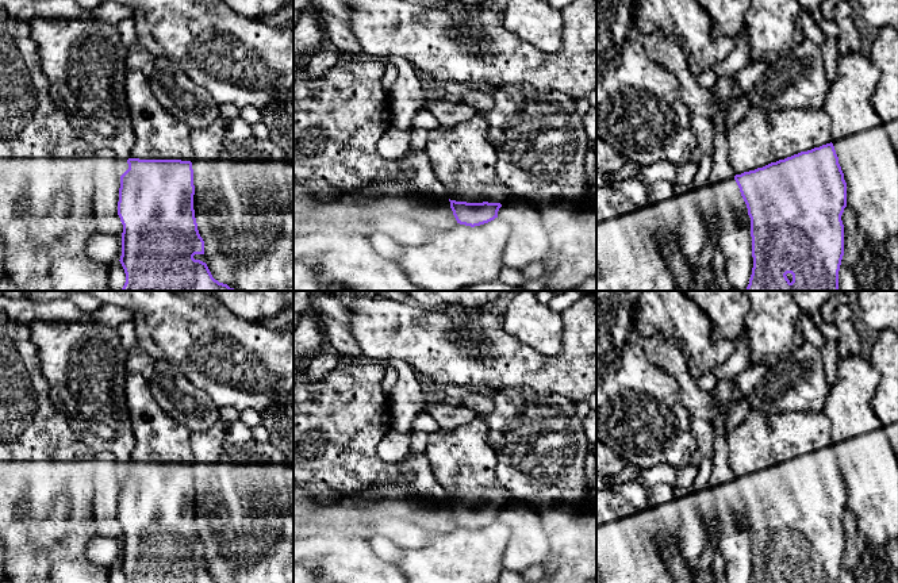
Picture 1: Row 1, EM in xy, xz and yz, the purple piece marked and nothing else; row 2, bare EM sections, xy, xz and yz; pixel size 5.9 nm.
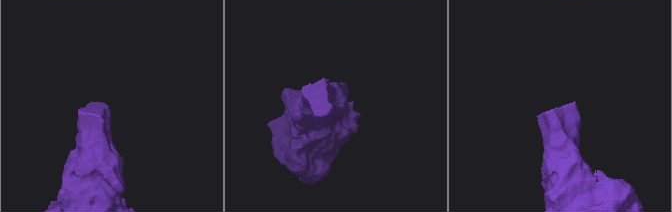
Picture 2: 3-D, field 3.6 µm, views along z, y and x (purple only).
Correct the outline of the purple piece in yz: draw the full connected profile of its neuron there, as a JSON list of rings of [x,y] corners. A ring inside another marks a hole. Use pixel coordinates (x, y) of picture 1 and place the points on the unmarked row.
[[[749,409],[742,422],[728,433],[728,450],[730,469],[736,476],[734,483],[751,521],[753,571],[749,583],[788,583],[787,576],[793,578],[793,583],[838,583],[838,574],[844,559],[844,528],[841,518],[847,510],[847,486],[832,446],[832,430],[825,413],[810,410],[761,413],[756,409]]]

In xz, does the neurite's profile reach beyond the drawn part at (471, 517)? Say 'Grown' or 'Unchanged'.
Grown

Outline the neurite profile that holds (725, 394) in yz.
[[[718,380],[710,396],[722,411],[715,414],[711,421],[715,430],[715,444],[711,476],[705,498],[709,498],[714,506],[718,546],[726,563],[726,582],[749,583],[753,571],[751,521],[734,483],[736,476],[730,469],[725,432],[725,422],[732,406],[745,396],[736,387],[734,380]]]

